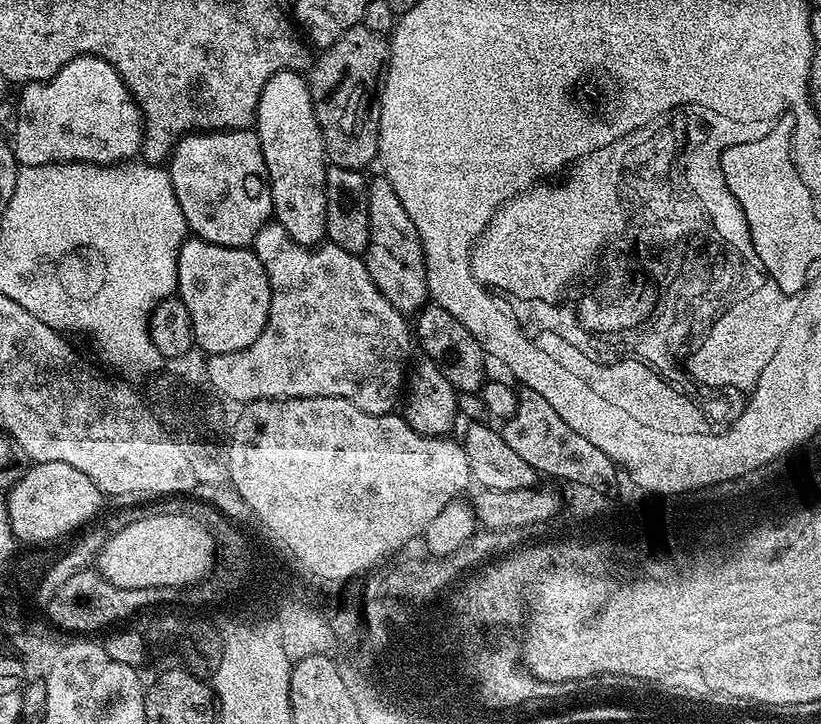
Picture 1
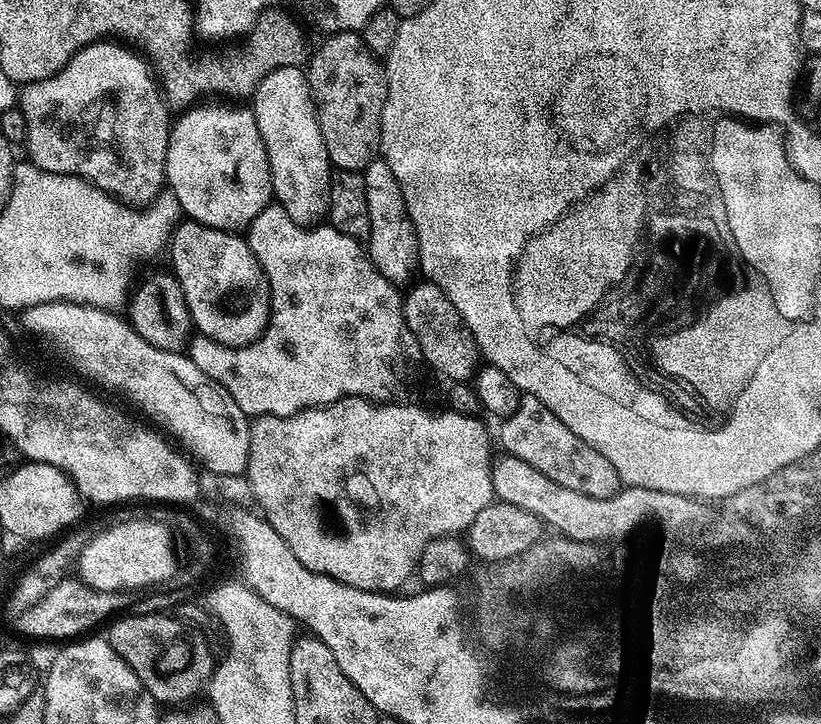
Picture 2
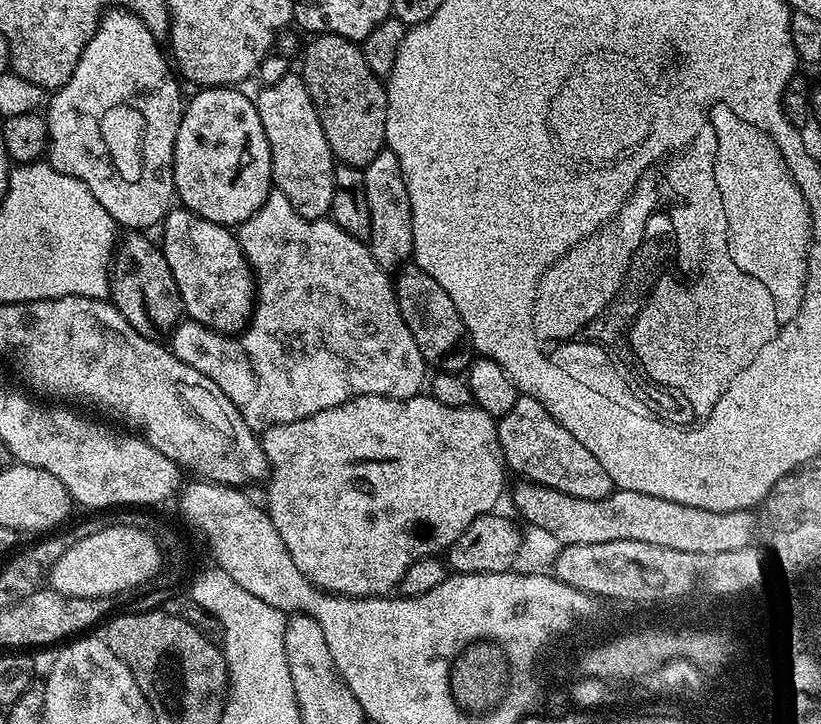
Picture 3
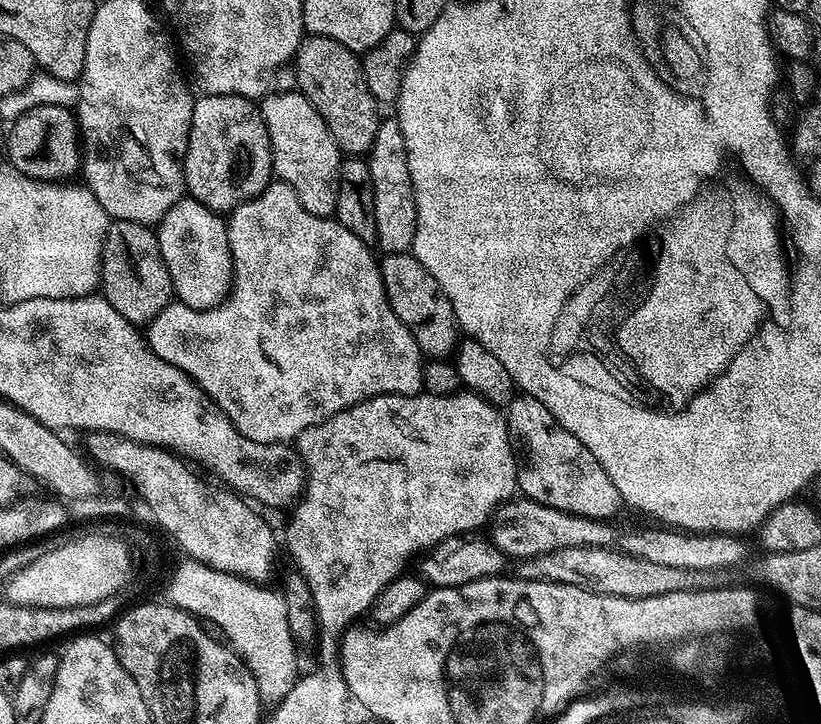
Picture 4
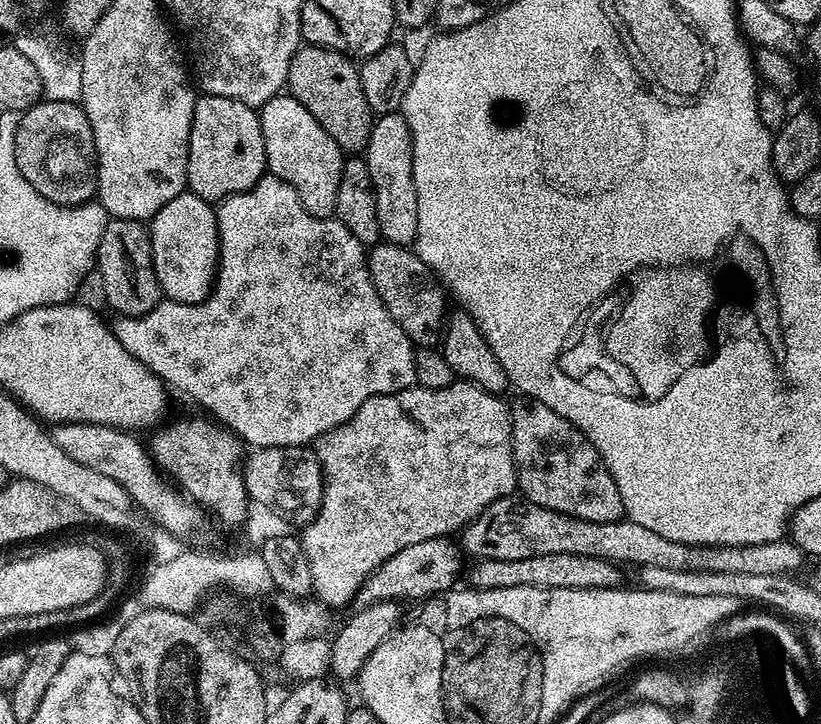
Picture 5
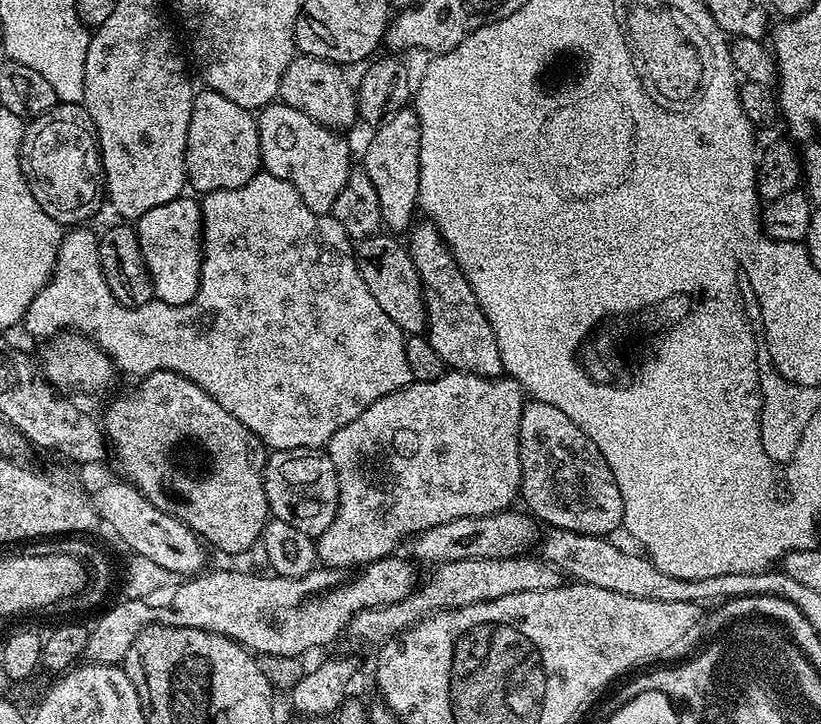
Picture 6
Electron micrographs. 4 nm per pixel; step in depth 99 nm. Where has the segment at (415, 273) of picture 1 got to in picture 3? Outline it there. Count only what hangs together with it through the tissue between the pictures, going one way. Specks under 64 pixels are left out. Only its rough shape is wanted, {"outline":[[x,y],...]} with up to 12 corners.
{"outline":[[382,151],[362,171],[366,243],[380,268],[412,255],[410,194],[398,158]]}

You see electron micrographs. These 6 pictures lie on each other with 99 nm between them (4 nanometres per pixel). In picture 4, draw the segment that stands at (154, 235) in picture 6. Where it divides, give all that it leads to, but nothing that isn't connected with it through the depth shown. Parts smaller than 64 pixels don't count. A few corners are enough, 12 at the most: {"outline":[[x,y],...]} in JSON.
{"outline":[[181,198],[155,233],[179,303],[232,291],[221,213]]}

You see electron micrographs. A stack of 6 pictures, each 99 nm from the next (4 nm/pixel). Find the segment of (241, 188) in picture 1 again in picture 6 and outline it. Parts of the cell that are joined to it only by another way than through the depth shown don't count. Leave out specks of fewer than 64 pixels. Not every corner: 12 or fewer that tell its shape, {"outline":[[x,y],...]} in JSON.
{"outline":[[195,93],[187,183],[246,186],[262,168],[257,117]]}

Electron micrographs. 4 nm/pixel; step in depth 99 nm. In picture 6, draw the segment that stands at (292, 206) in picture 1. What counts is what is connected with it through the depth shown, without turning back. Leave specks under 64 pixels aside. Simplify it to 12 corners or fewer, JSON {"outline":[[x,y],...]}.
{"outline":[[259,109],[263,171],[329,215],[354,167],[339,131]]}

